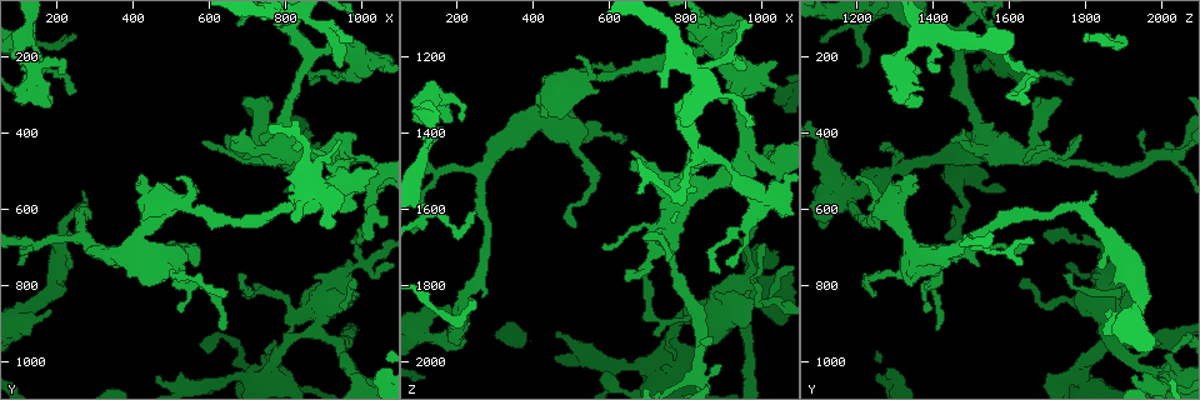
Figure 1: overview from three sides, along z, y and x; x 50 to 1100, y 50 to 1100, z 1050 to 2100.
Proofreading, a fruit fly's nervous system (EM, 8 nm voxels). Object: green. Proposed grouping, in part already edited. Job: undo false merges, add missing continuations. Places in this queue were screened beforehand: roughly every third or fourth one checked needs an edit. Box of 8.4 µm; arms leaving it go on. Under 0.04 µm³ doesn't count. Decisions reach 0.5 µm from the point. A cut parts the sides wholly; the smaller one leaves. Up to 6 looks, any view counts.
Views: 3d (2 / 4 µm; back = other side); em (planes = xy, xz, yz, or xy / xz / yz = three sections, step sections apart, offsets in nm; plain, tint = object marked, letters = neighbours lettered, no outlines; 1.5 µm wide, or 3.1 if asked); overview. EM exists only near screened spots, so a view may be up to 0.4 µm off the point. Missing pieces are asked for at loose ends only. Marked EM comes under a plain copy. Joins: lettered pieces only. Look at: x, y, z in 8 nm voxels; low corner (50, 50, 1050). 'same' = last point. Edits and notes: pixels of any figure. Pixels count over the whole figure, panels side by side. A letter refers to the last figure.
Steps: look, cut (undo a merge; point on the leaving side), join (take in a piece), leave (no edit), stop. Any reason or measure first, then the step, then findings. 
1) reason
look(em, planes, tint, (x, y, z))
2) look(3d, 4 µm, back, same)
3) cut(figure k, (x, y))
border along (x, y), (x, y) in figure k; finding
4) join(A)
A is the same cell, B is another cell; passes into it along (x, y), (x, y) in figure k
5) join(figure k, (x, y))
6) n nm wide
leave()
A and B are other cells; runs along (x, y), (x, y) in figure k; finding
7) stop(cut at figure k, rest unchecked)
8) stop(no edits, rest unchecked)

branch stops here
look(em, planes, tint, (230, 750, 1845))

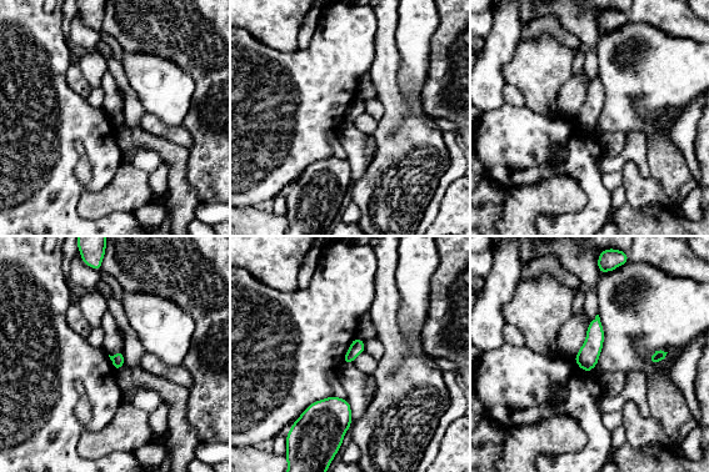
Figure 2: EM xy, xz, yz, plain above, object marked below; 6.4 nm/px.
see the neighbours
look(em, planes, letters, same)

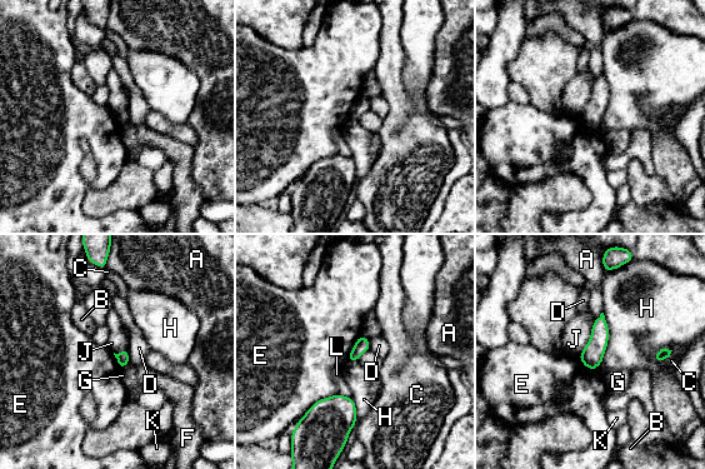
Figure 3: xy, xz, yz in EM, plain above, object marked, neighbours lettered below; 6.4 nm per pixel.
leave()
A, B, C, D, E, F, G, H, J, K and L are other cells; no lettered piece goes on from it

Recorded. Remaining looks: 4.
tapers out
look(3d, 2 µm, (1010, 665, 1685))

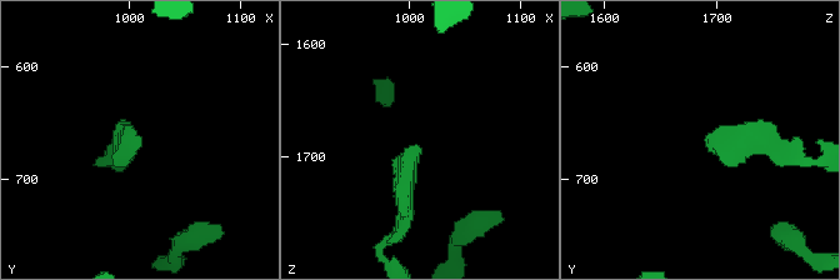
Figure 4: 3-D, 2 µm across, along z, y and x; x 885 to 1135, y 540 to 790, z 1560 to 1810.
look(em, planes, letters, (1008, 664, 1690))

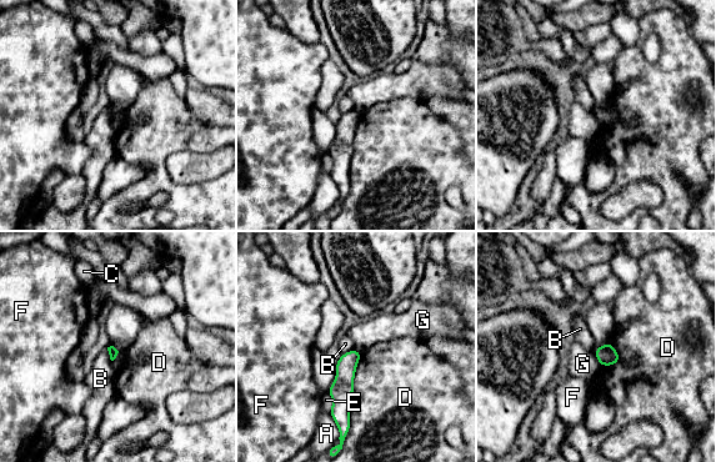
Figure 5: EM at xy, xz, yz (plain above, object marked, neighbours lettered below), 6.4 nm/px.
leave()
A, B, C, D, E, F and G are other cells; no lettered piece goes on from it

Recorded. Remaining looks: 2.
a narrow waist
look(em, yz, step 8, letters, (840, 455, 2035))

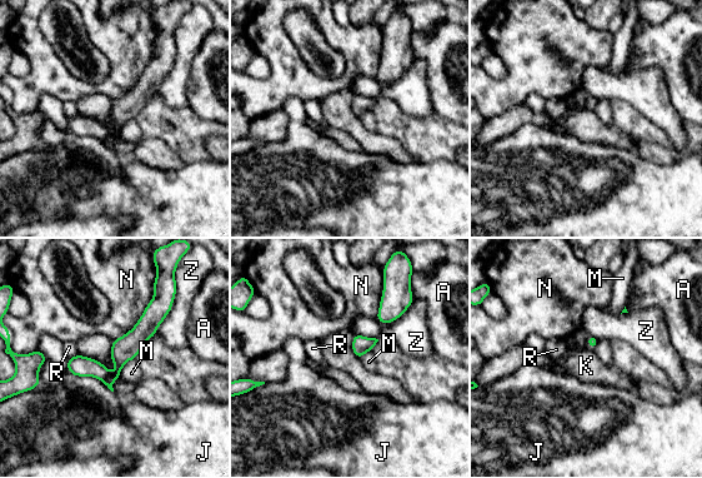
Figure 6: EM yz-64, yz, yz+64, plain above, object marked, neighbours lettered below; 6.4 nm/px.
leave()
A, J, K, M, N, R and Z are other cells; border along (134, 359), (129, 359), (120, 372) in figure 6; all the same neuron

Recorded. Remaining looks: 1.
stop(no edits, rest unchecked)

